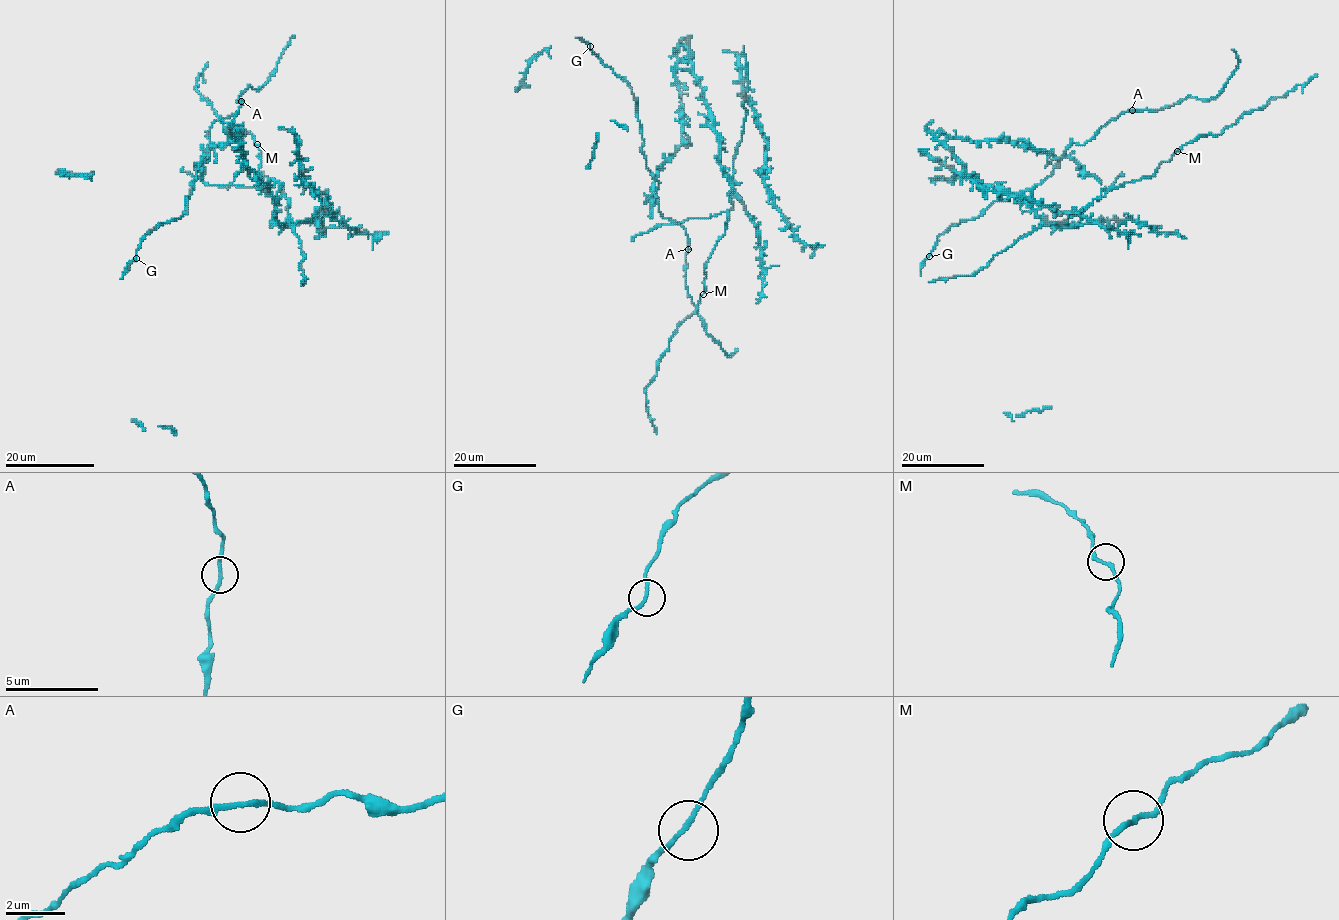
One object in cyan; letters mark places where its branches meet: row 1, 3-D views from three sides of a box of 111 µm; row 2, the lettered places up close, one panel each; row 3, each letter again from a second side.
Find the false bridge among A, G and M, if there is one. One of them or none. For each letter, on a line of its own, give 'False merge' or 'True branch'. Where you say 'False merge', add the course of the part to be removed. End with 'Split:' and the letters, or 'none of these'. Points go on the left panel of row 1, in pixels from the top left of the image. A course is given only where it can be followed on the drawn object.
A: True branch
G: True branch
M: True branch
Split: none of these

